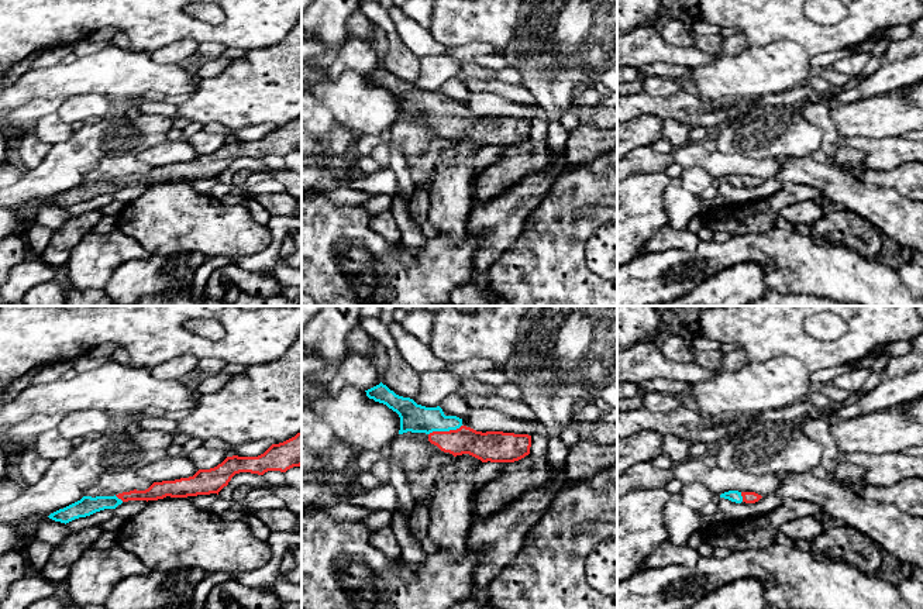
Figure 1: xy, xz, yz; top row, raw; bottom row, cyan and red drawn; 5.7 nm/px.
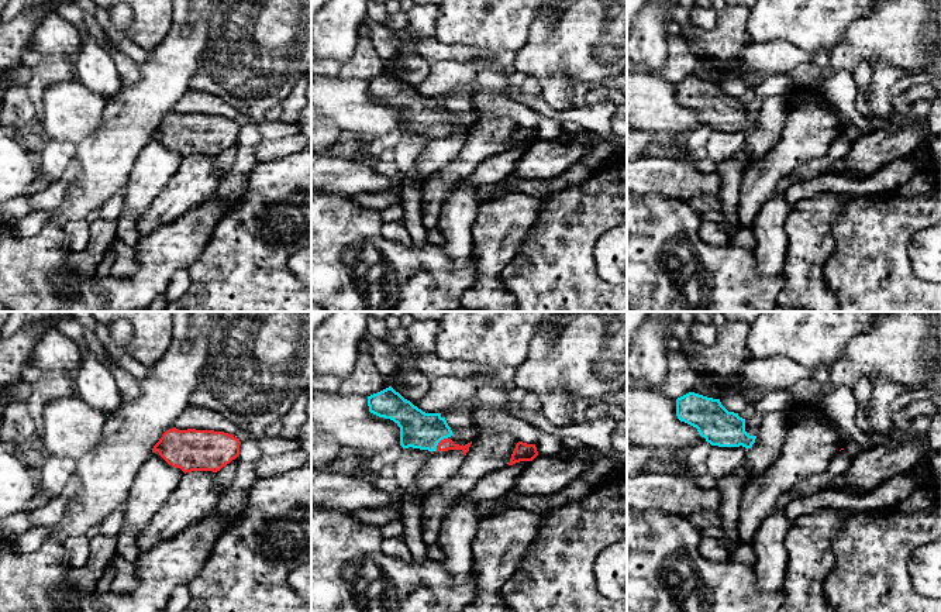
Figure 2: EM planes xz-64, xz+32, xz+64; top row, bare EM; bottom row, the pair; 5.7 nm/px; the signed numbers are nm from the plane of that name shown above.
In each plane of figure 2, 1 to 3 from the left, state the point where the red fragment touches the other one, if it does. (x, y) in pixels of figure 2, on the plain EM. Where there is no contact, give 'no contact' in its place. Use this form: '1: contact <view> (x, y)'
1: no contact
2: contact xz+32 (440, 124)
3: no contact

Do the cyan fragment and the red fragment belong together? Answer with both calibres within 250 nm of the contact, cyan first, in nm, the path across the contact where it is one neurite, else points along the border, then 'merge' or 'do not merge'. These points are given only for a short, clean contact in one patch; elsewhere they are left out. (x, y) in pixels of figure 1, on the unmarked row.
calibres 160 and 160 nm; way xz (414, 102), (431, 105), (444, 114), (457, 124), (484, 130); merge

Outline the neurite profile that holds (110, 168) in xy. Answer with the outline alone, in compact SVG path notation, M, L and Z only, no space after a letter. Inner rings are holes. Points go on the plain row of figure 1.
M134 154L107 156L87 173L86 180L114 180L134 173L145 175L151 169L152 166L149 164L142 162L138 155Z

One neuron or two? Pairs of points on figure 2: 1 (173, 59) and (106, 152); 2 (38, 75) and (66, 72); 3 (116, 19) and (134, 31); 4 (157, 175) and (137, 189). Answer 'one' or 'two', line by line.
1: one
2: one
3: two
4: one

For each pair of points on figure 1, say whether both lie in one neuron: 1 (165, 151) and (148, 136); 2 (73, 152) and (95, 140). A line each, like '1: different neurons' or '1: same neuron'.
1: different neurons
2: same neuron

